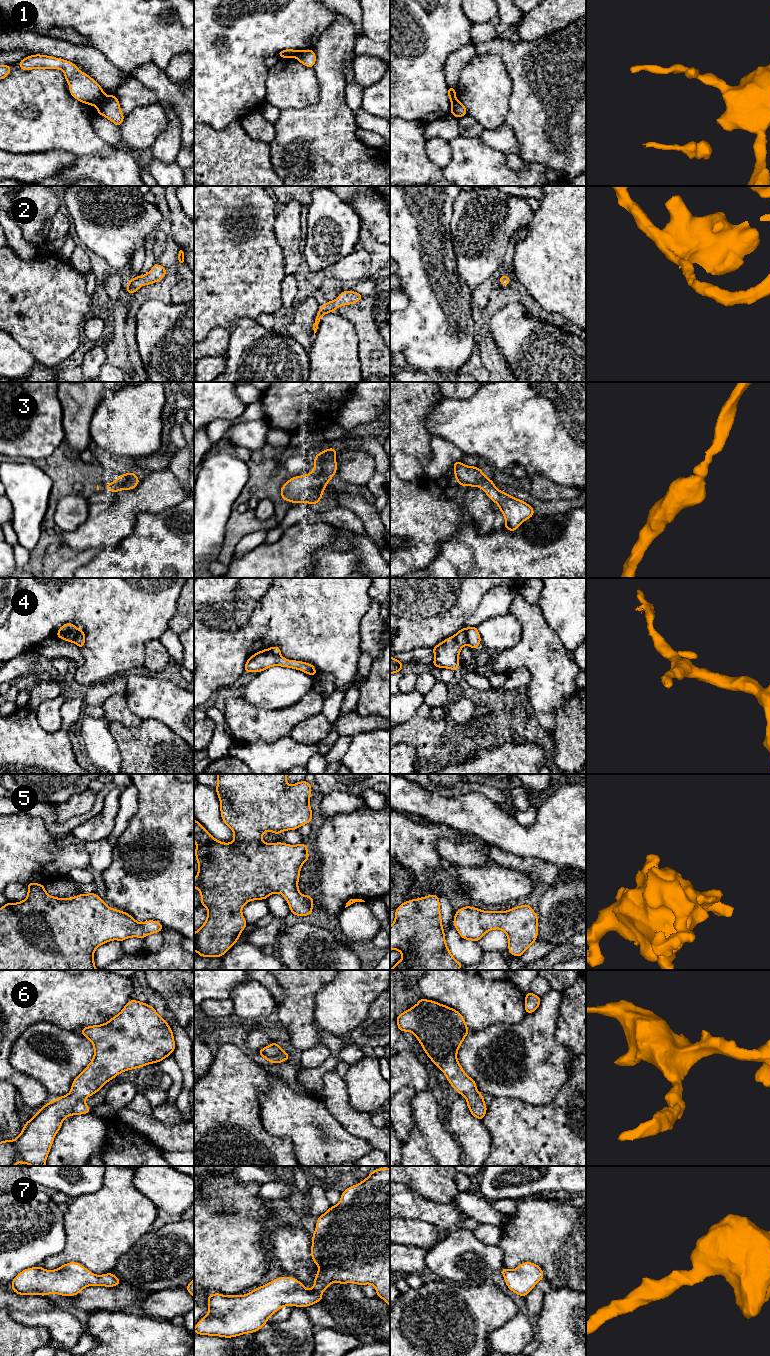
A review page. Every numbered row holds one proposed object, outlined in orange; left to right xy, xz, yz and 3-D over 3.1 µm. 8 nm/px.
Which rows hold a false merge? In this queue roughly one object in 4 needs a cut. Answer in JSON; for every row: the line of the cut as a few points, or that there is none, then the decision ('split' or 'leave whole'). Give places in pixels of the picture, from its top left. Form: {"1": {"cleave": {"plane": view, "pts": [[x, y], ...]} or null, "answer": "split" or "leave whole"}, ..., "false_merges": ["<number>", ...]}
{"1": {"cleave": {"plane": "xy", "pts": [[105, 95], [97, 106]]}, "answer": "split"}, "2": {"cleave": null, "answer": "leave whole"}, "3": {"cleave": null, "answer": "leave whole"}, "4": {"cleave": {"plane": "yz", "pts": [[465, 628], [468, 644]]}, "answer": "split"}, "5": {"cleave": null, "answer": "leave whole"}, "6": {"cleave": null, "answer": "leave whole"}, "7": {"cleave": null, "answer": "leave whole"}, "false_merges": ["1", "4"]}

